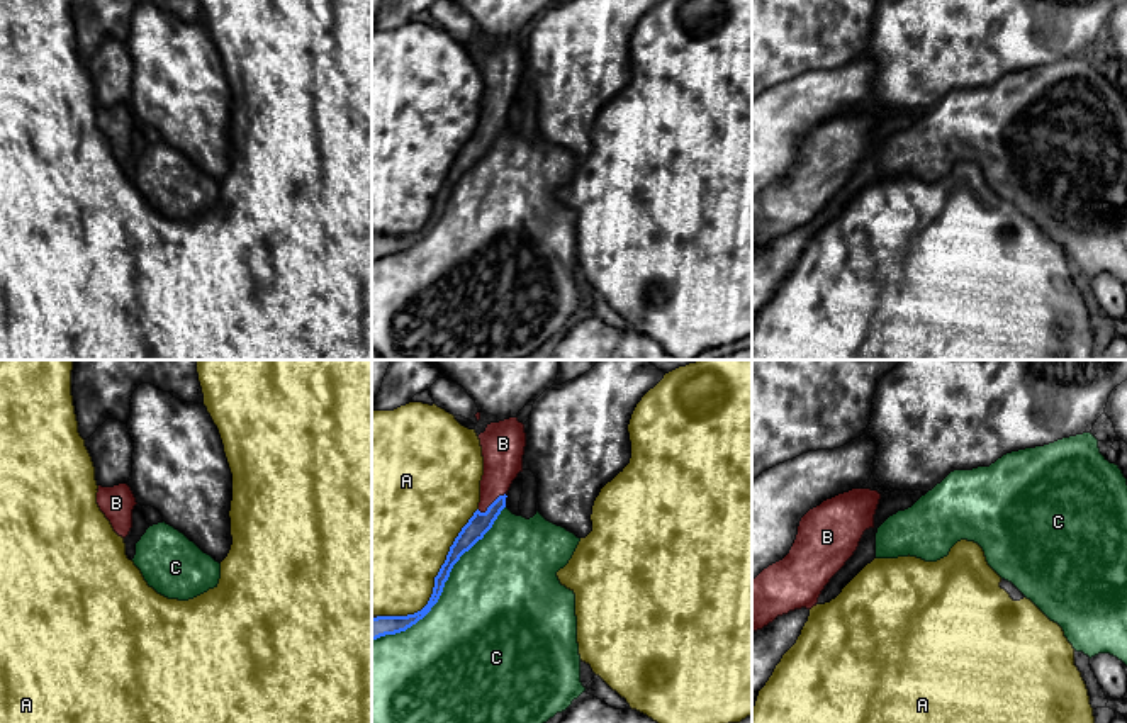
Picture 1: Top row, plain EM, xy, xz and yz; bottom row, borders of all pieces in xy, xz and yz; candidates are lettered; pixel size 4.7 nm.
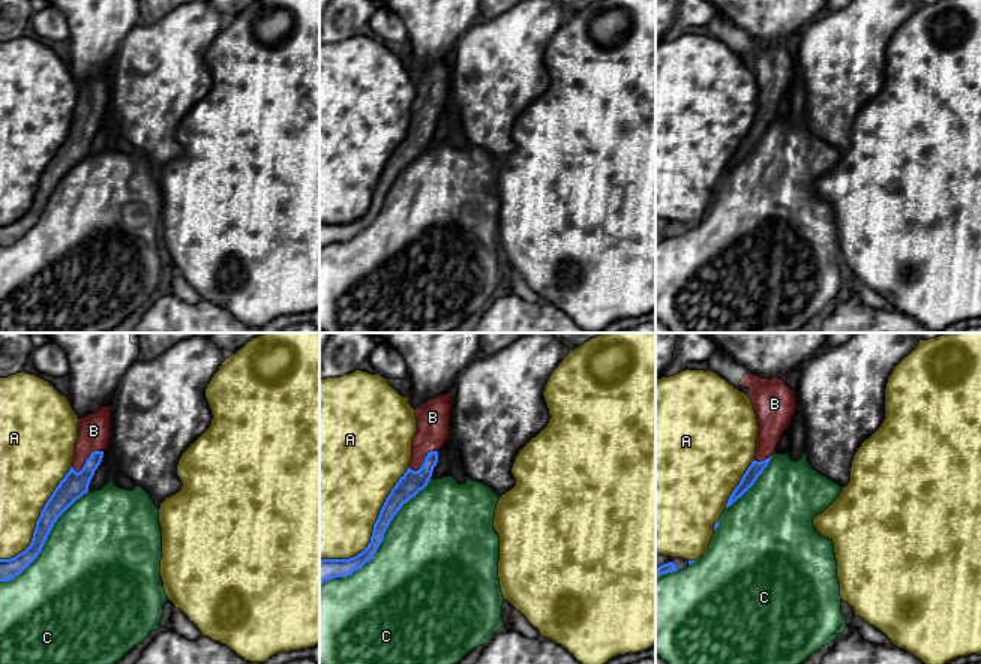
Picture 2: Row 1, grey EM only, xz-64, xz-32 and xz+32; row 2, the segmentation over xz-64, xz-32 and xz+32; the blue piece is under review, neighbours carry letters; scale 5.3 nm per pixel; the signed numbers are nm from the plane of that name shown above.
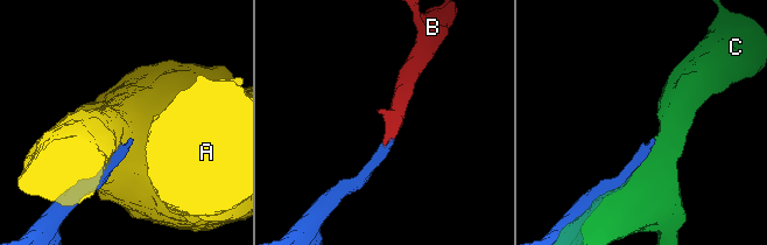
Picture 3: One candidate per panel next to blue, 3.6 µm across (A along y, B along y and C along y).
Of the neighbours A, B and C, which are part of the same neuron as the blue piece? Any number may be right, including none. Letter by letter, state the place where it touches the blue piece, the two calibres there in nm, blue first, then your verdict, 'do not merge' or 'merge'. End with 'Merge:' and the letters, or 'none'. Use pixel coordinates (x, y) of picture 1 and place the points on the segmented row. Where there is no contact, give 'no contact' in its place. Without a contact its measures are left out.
A: contact xz (435, 581); calibres 90 and 480 nm; do not merge
B: contact xz (491, 504); calibres 100 and 190 nm; merge
C: contact xz (443, 586); calibres 90 and 500 nm; do not merge
Merge: B

